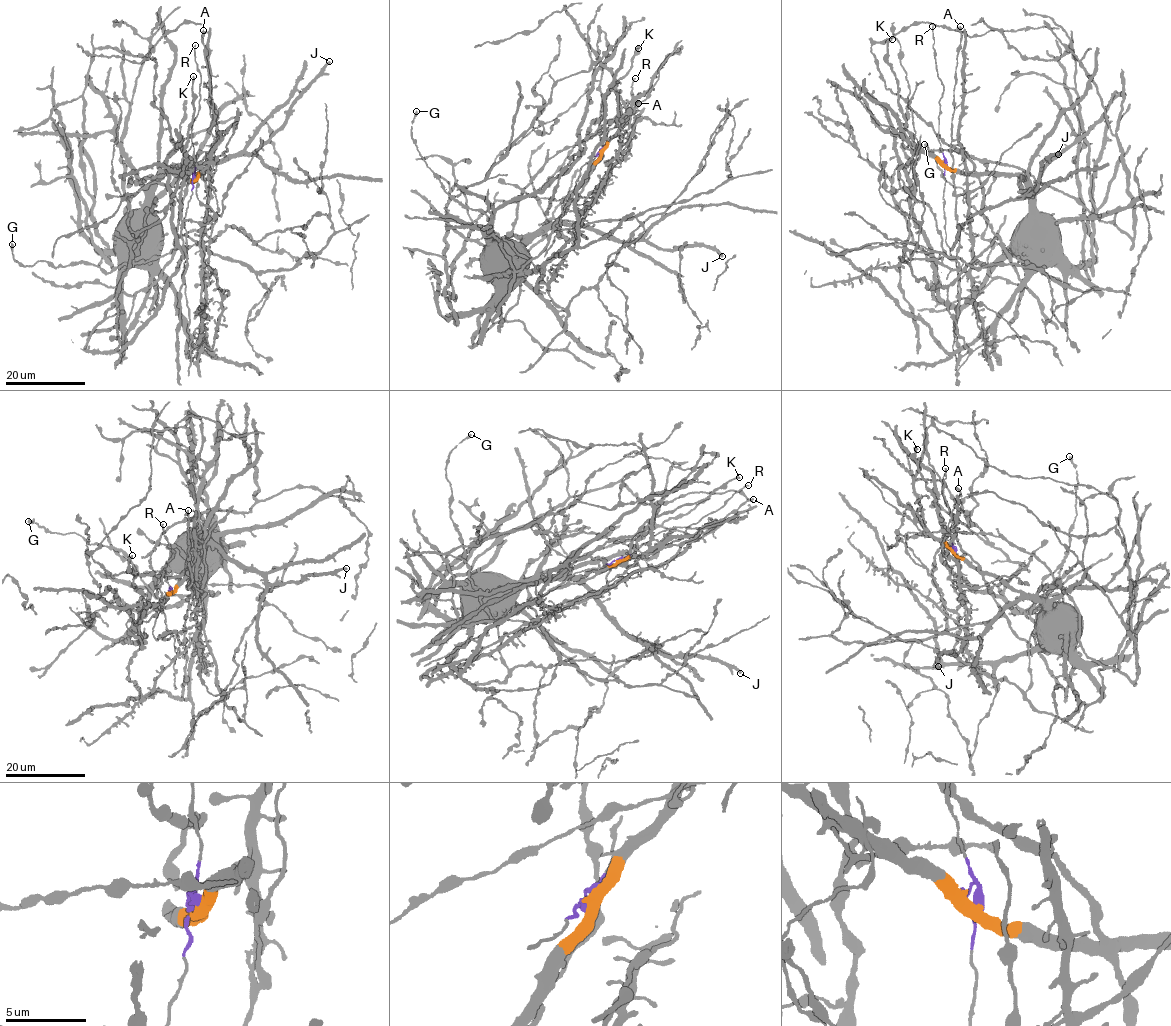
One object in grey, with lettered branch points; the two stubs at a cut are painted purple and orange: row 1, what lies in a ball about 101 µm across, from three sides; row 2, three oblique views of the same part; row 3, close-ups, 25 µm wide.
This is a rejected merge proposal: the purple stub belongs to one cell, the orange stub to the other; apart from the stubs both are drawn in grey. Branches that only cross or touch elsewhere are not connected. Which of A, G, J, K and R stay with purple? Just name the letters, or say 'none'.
R

